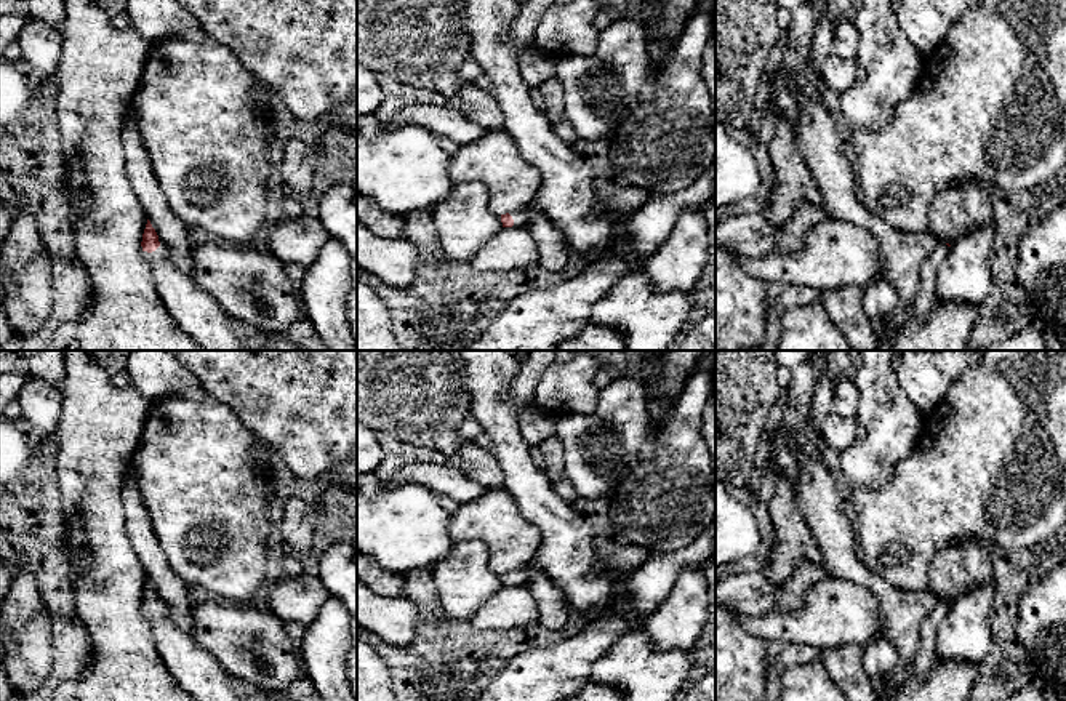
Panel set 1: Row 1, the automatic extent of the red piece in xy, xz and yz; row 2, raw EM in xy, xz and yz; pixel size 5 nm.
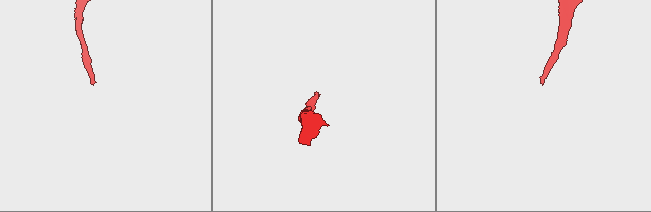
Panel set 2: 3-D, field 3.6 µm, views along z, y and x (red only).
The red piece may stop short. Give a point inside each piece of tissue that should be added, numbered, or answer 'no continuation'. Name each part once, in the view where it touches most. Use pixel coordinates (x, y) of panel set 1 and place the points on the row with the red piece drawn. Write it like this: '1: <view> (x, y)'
1: xy (162, 253)

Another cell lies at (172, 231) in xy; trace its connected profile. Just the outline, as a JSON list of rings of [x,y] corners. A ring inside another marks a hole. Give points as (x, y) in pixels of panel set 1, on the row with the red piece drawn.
[[[133,101],[123,118],[122,139],[125,147],[126,176],[147,219],[165,246],[174,250],[181,256],[179,262],[186,266],[194,243],[189,238],[186,224],[171,211],[155,178],[150,158],[136,126],[136,107]]]

